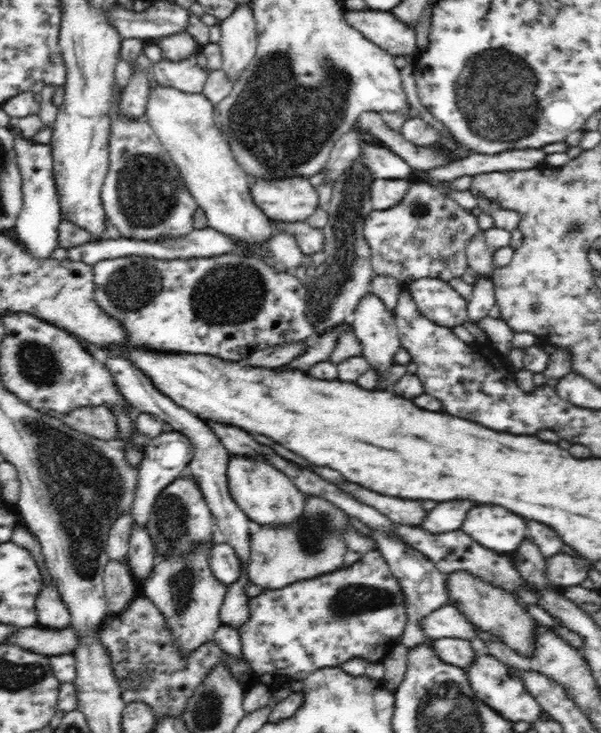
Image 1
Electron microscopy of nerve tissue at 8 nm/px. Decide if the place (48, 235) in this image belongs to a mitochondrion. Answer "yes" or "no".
no

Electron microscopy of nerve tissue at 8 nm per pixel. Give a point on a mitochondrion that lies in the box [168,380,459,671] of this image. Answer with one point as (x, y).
(360, 597)

